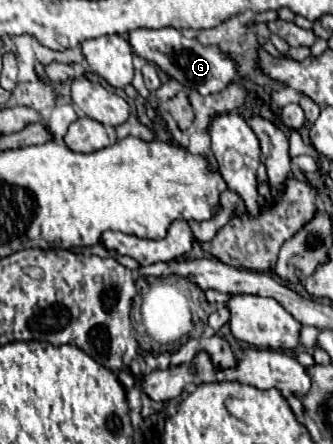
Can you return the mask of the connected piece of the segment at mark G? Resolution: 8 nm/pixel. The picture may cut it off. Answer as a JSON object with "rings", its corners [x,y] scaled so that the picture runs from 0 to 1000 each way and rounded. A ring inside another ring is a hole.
{"rings":[[[526,63],[387,72],[387,99],[405,122],[471,144],[502,171],[538,180],[562,198],[586,198],[610,216],[664,207],[676,198],[676,162],[694,162],[712,149],[712,140],[694,126],[676,126],[658,104],[610,104],[592,86],[562,86]]]}

